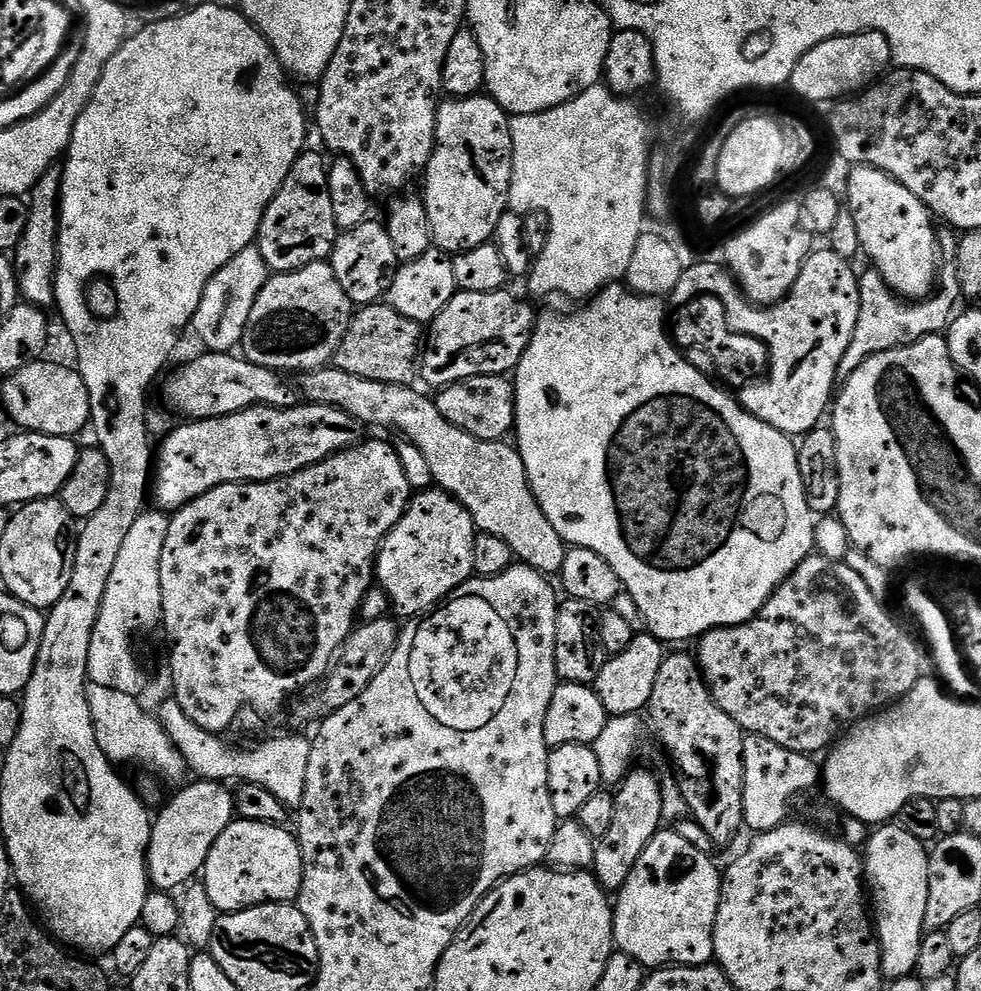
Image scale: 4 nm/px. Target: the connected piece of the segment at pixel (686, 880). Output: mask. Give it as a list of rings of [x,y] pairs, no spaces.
[[[674,830],[657,832],[615,897],[615,947],[648,970],[709,963],[714,956],[714,926],[722,883],[721,869],[716,869],[712,858],[709,853],[694,850]]]

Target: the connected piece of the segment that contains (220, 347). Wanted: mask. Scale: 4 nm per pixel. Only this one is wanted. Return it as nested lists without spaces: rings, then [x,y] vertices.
[[[253,246],[242,250],[206,286],[202,294],[202,302],[194,314],[190,325],[191,331],[196,331],[196,336],[205,345],[209,352],[231,353],[232,348],[244,339],[246,322],[250,322],[250,310],[254,310],[254,302],[258,302],[258,294],[270,279],[270,270],[262,258],[259,247]]]

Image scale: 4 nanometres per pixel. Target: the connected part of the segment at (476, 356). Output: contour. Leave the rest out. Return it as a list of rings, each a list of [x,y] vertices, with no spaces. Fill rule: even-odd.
[[[501,290],[498,292],[462,292],[457,291],[454,298],[450,298],[450,302],[446,302],[446,306],[442,310],[442,314],[438,314],[438,318],[434,318],[432,323],[426,328],[426,343],[422,348],[422,355],[418,365],[418,376],[422,381],[432,387],[432,390],[439,390],[447,388],[450,384],[457,384],[466,378],[474,378],[475,376],[502,376],[505,374],[515,373],[518,362],[522,358],[522,354],[526,350],[526,346],[532,341],[532,329],[536,327],[538,319],[537,313],[532,313],[532,308],[524,300],[519,300],[516,296],[511,296],[508,290]]]

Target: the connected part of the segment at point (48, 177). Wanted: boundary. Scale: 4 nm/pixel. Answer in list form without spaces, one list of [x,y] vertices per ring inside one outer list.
[[[54,166],[38,178],[30,193],[28,221],[22,238],[14,249],[14,271],[19,295],[37,308],[51,309],[56,303],[56,261],[60,234],[60,177],[61,169]]]

